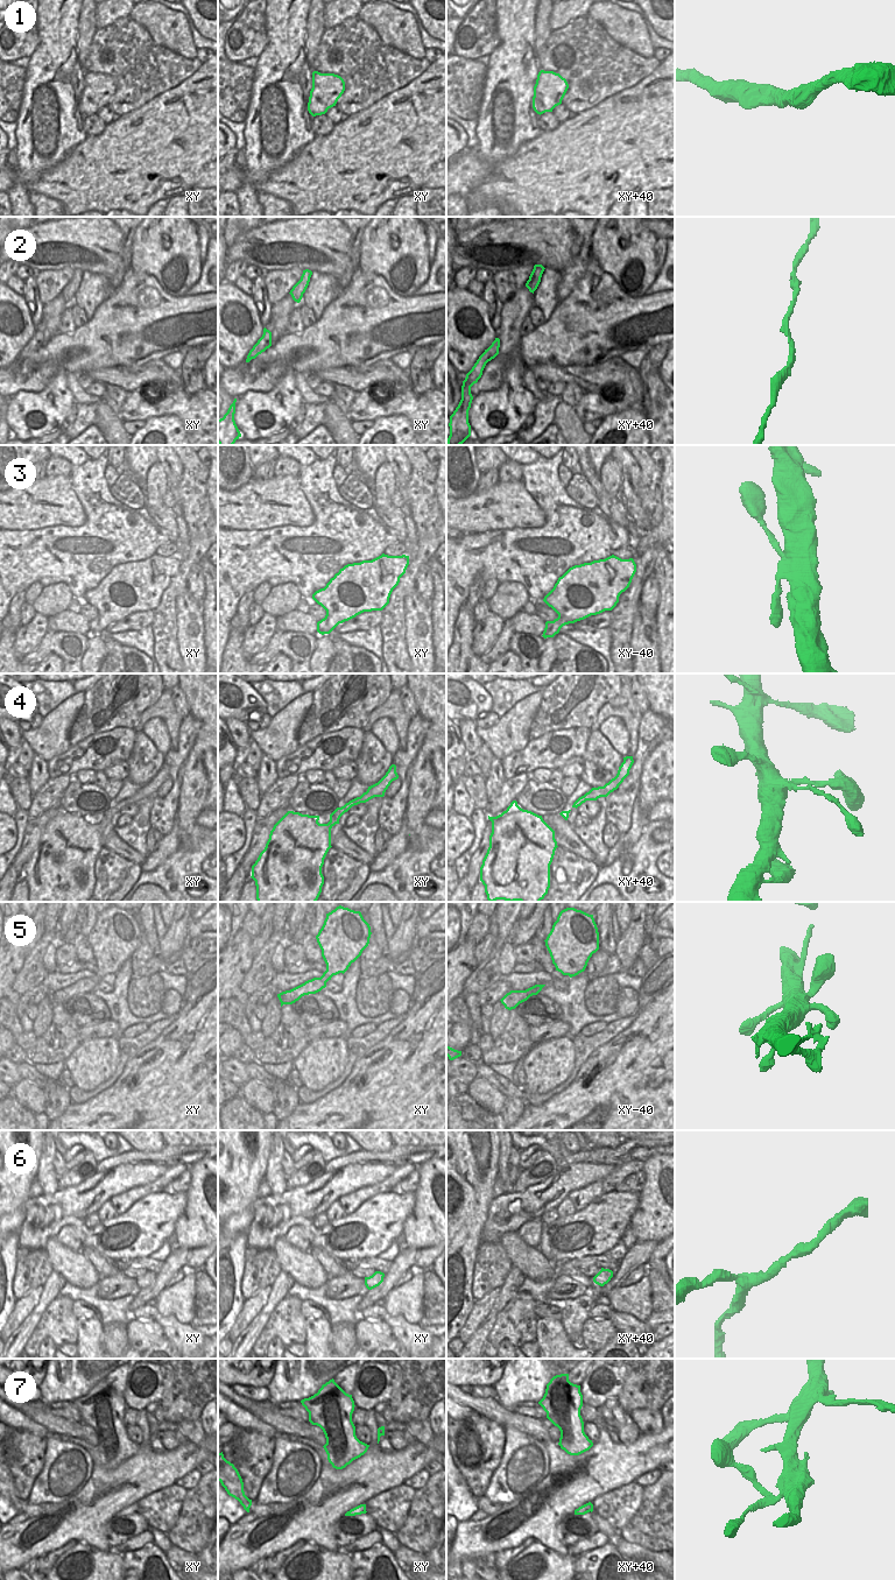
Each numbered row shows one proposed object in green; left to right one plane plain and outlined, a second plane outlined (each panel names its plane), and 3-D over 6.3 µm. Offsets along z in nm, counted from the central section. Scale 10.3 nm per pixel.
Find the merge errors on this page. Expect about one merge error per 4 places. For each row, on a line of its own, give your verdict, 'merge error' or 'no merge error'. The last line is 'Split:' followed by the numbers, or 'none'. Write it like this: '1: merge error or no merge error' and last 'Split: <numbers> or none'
1: no merge error
2: no merge error
3: no merge error
4: no merge error
5: no merge error
6: no merge error
7: no merge error
Split: none

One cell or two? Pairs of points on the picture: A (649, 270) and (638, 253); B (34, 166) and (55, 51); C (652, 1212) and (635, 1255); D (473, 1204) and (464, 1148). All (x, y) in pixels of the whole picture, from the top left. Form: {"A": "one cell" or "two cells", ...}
{"A": "one cell", "B": "one cell", "C": "two cells", "D": "one cell"}

